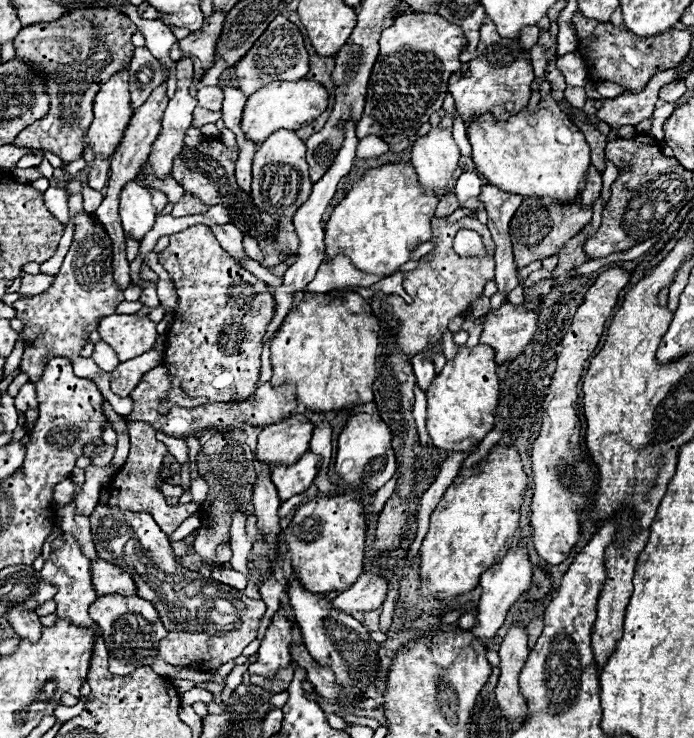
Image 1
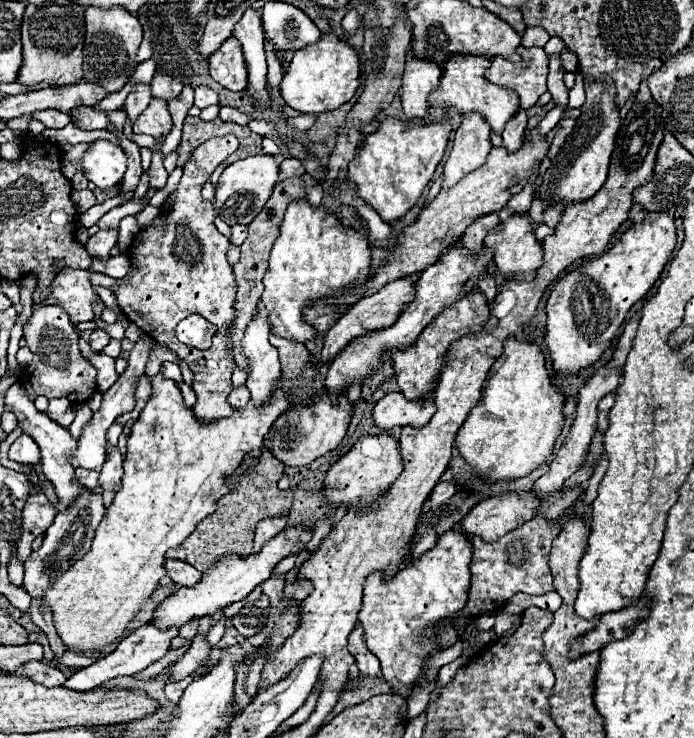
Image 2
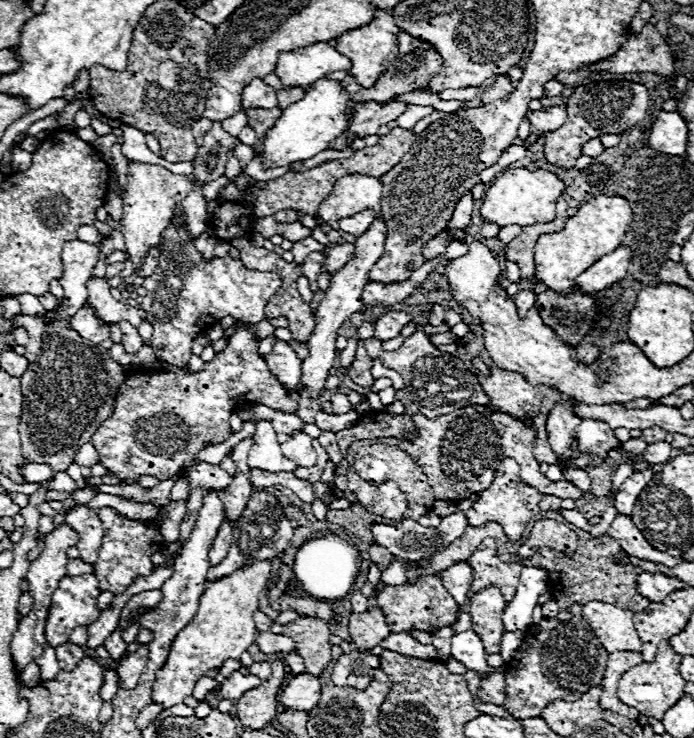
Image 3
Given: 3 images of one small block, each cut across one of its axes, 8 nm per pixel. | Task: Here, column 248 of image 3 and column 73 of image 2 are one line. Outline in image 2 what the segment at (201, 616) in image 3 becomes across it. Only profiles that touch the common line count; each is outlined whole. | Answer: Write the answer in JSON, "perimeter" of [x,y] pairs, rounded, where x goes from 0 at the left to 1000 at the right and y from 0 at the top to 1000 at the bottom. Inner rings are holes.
{"perimeter":[[[233,507],[219,512],[219,537],[190,577],[190,588],[184,593],[176,659],[156,686],[150,705],[138,715],[130,748],[104,764],[63,802],[63,821],[69,818],[69,824],[78,829],[78,843],[92,875],[107,875],[121,883],[141,883],[176,862],[182,846],[196,835],[202,821],[219,808],[225,791],[236,783],[236,751],[245,743],[259,740],[282,718],[282,713],[311,691],[311,680],[334,667],[326,648],[349,634],[354,618],[369,621],[369,612],[375,612],[378,596],[392,572],[415,553],[415,534],[406,531],[401,515],[392,537],[375,553],[369,553],[360,542],[352,553],[337,556],[334,564],[291,575],[280,564],[280,556],[265,547],[251,515],[236,515]]]}

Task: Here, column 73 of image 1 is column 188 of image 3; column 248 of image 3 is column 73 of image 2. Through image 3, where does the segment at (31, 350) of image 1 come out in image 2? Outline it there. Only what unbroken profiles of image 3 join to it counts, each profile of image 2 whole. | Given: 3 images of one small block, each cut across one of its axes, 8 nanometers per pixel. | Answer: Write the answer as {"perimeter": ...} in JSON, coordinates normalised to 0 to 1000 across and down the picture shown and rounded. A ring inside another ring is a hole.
{"perimeter":[[[92,363],[81,371],[75,382],[75,398],[69,404],[84,407],[84,415],[92,417],[104,439],[135,434],[133,409],[144,404],[133,393],[130,371],[130,366]]]}

